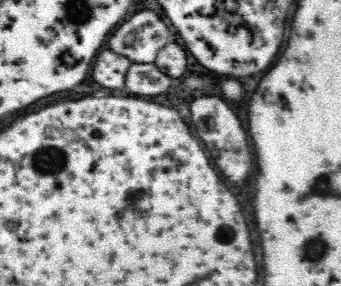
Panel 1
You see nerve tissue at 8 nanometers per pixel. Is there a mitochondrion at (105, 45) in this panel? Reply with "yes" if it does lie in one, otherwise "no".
no

